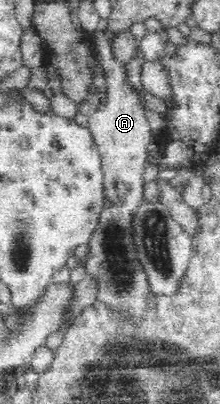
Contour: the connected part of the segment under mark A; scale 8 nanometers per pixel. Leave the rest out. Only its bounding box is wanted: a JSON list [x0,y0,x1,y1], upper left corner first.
[84,31,153,318]

